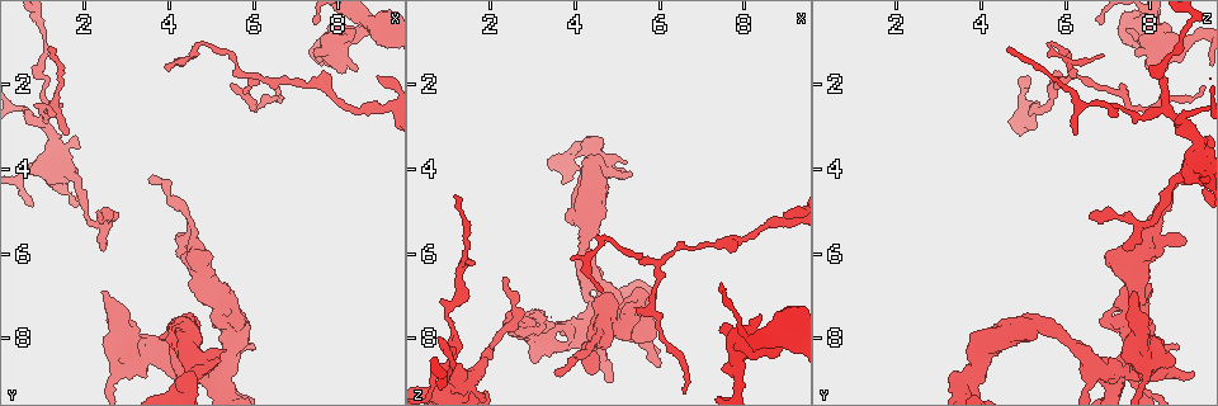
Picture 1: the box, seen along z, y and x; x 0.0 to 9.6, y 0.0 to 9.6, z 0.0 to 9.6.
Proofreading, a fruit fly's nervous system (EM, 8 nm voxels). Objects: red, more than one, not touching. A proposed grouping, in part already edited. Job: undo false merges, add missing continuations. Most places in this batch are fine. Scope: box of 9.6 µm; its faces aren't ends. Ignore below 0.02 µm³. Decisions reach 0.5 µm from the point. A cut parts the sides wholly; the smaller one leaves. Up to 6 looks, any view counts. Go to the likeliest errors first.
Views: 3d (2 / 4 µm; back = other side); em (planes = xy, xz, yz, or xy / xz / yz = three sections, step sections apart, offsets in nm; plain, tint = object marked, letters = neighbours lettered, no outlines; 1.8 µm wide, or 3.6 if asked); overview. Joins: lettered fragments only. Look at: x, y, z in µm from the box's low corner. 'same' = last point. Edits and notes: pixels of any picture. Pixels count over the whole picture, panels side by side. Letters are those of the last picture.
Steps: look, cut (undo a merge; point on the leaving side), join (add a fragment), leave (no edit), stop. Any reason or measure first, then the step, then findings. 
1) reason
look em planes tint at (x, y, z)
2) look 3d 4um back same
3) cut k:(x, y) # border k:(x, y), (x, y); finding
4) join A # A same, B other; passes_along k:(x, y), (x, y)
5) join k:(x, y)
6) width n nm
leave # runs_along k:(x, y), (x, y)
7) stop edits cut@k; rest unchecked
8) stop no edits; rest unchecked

free end
look em planes letters at (2.30, 5.10, 6.50)

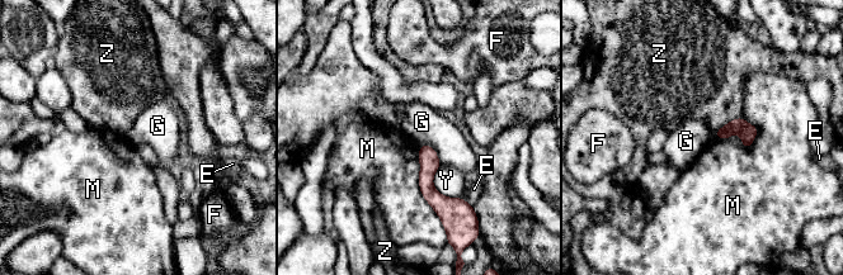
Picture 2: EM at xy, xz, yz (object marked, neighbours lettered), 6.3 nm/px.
leave # E other, F other, G other, M other, Y other, Z other; runs_along 2:(423, 148), (427, 188), (458, 200); no lettered fragment goes on from it

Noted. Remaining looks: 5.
look 3d 2um at (4.85, 6.35, 7.45)

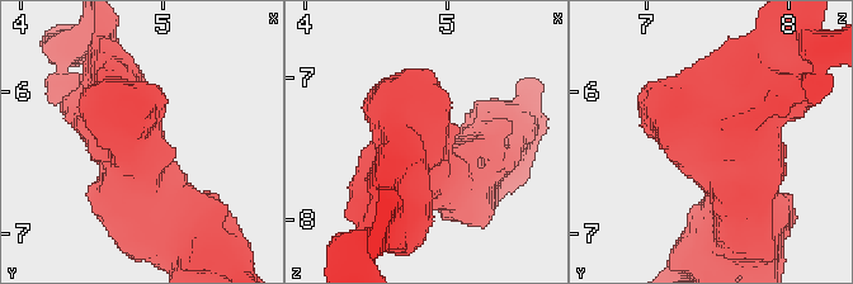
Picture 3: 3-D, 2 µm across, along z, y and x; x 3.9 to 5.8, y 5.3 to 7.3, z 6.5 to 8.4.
look em planes tint at (4.78, 6.36, 7.42)

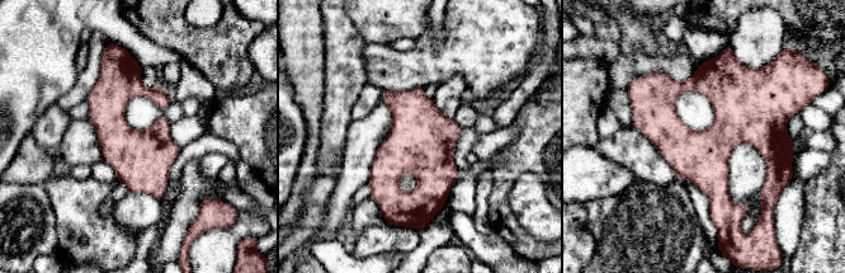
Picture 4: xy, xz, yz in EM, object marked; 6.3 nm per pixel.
see the neighbours
look em planes letters same

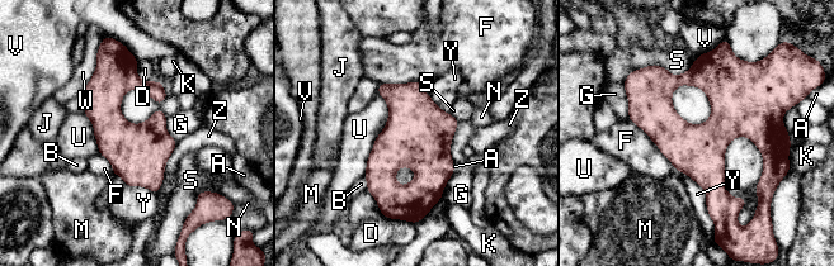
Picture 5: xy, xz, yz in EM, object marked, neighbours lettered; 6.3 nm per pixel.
leave # A other, B other, D other, F other, G other, J other, K other, M other, N other, S other, U other, V other, W other, Y other, Z other; border 5:(378, 93), (387, 120), (363, 175); continuous, no second neuron

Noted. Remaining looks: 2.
branch stops here
look em xz step 8 letters at (8.90, 1.85, 5.10)

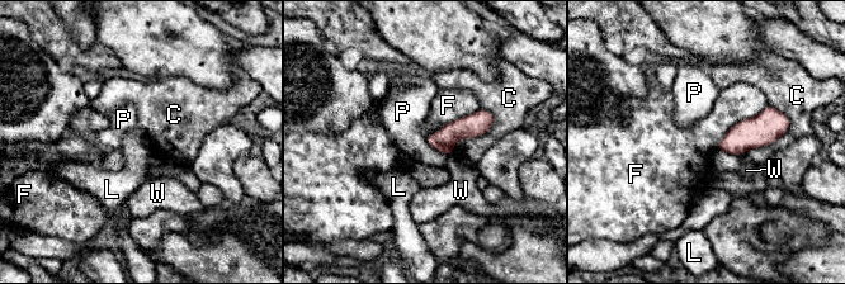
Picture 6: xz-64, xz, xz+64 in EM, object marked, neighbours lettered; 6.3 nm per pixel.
width 140 nm
leave # C other, F other, L other, P other, W other; none of them fits

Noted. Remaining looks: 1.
stop no edits; rest unchecked

